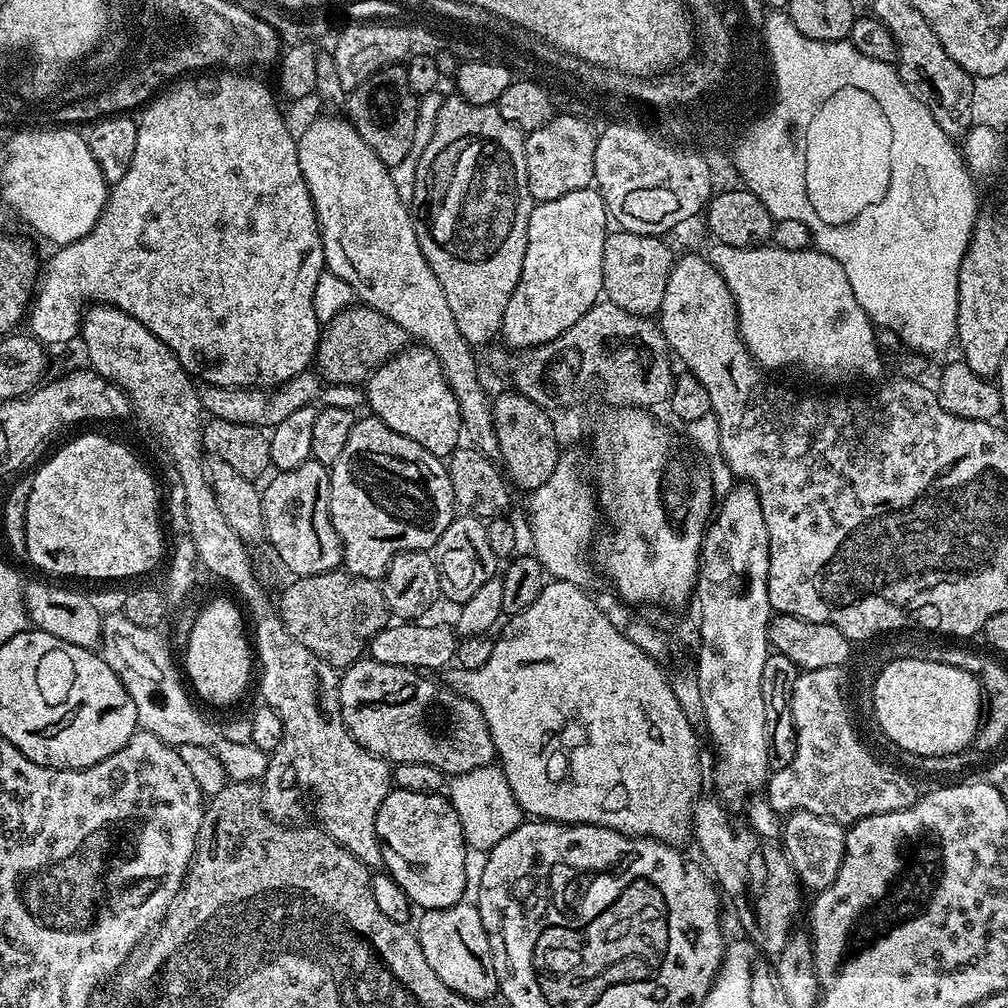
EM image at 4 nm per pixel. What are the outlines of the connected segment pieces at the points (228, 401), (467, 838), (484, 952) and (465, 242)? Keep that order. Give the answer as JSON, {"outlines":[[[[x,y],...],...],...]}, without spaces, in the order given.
{"outlines":[[[[312,370],[298,374],[277,388],[235,388],[214,384],[200,392],[200,406],[213,420],[242,422],[242,426],[270,430],[278,426],[278,422],[286,422],[286,418],[290,418],[294,410],[309,407],[317,399],[321,387],[321,377]]],[[[487,764],[478,770],[451,777],[446,795],[458,814],[458,822],[462,822],[464,843],[473,853],[487,854],[506,838],[506,834],[514,834],[514,830],[525,823],[526,813],[514,798],[514,790],[510,790],[510,782],[506,782],[506,774],[499,766]]],[[[461,902],[449,908],[430,908],[423,913],[418,927],[418,939],[430,970],[450,990],[473,1002],[488,1000],[497,995],[500,983],[490,954],[490,938],[482,926],[482,914],[475,903]]],[[[448,94],[443,97],[441,109],[438,110],[437,120],[434,122],[433,133],[430,142],[422,150],[418,158],[417,180],[414,182],[414,196],[410,203],[415,212],[416,237],[418,246],[430,266],[434,270],[434,278],[438,278],[438,286],[442,286],[442,294],[446,294],[446,303],[450,305],[450,314],[454,314],[454,323],[458,325],[458,331],[462,338],[474,350],[481,350],[492,339],[500,336],[502,318],[506,314],[506,306],[510,303],[510,294],[518,286],[518,278],[522,274],[522,262],[526,258],[526,246],[528,245],[528,227],[530,226],[530,214],[534,207],[534,201],[530,194],[530,186],[526,182],[526,150],[524,149],[525,133],[518,126],[506,122],[495,104],[475,104],[466,102],[460,96]]]]}

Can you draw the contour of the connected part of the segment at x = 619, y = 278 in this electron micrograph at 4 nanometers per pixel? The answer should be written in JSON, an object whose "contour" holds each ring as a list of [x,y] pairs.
{"contour":[[[623,230],[609,231],[602,250],[603,295],[607,303],[626,310],[630,316],[652,318],[659,313],[662,298],[666,298],[666,282],[674,263],[674,255],[664,242],[658,236]]]}

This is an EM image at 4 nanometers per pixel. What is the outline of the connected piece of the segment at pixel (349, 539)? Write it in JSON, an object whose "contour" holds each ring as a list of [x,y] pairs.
{"contour":[[[371,414],[365,416],[365,420],[364,417],[357,419],[354,430],[350,430],[350,442],[346,442],[346,447],[342,449],[342,454],[338,457],[338,462],[334,462],[334,466],[330,470],[332,489],[330,490],[330,498],[328,499],[328,515],[332,518],[334,530],[340,536],[342,564],[346,571],[352,576],[361,576],[363,579],[379,581],[384,573],[387,572],[390,562],[398,554],[402,554],[403,552],[428,552],[435,549],[438,538],[442,538],[446,526],[450,526],[450,522],[454,518],[454,511],[452,512],[454,501],[452,498],[450,478],[448,477],[448,469],[441,457],[430,454],[430,450],[418,446],[418,442],[414,442],[394,430],[390,430],[390,426],[386,426],[377,416]]]}

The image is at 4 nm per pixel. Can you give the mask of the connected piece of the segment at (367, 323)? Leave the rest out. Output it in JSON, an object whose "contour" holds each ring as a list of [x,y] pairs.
{"contour":[[[357,303],[338,314],[329,324],[323,325],[320,344],[316,348],[315,363],[320,364],[318,372],[329,385],[363,385],[368,377],[377,372],[388,360],[409,347],[410,337],[398,322],[390,322],[386,314]]]}

